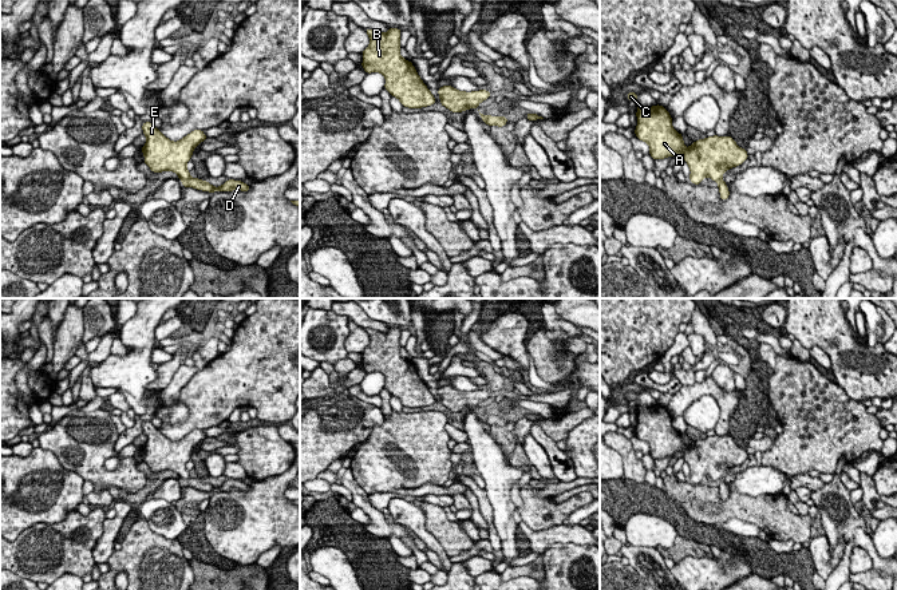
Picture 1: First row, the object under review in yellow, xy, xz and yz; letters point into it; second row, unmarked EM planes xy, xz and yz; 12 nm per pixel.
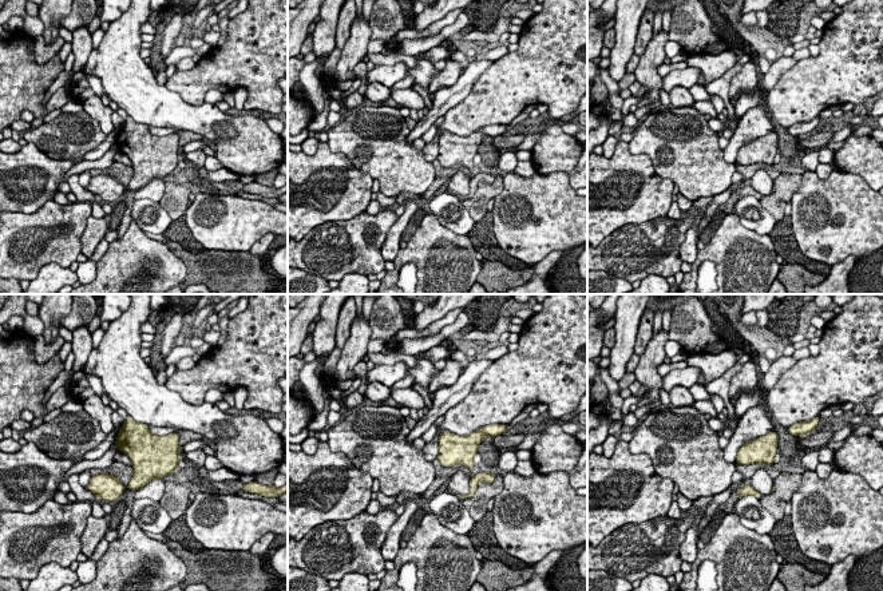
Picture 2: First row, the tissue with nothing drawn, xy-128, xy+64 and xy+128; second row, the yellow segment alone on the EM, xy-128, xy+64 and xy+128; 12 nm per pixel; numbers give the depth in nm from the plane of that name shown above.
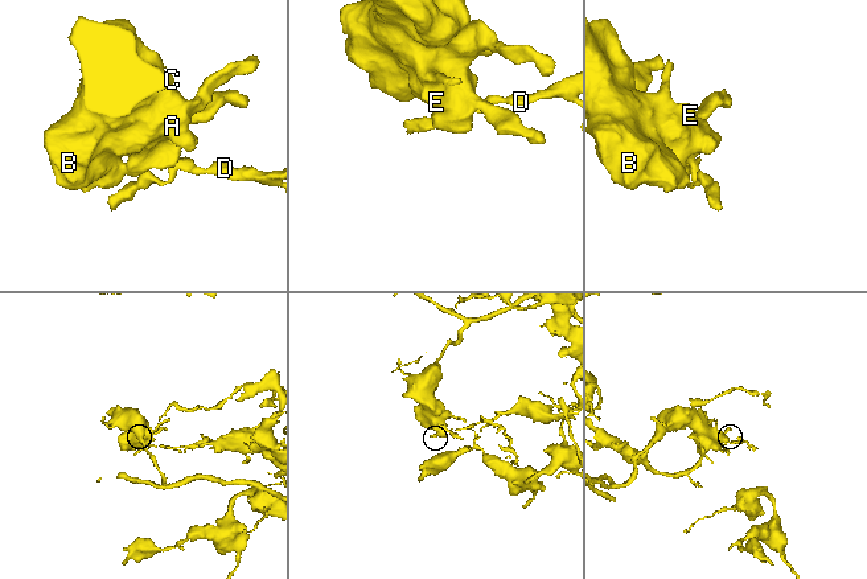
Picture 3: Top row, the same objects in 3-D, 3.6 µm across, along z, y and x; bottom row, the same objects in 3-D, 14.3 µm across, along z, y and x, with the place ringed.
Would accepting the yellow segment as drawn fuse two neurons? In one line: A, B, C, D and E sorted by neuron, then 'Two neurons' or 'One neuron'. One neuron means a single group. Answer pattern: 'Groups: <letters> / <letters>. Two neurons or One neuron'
Groups: A B C E / D. Two neurons

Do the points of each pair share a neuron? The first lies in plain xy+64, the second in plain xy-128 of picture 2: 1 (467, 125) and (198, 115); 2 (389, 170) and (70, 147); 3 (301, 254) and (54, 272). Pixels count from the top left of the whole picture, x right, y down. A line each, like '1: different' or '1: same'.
1: different
2: same
3: different

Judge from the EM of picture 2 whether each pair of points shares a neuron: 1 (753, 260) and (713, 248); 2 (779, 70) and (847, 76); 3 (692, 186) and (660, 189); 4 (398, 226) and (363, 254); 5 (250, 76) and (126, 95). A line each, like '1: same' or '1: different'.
1: same
2: different
3: different
4: different
5: different

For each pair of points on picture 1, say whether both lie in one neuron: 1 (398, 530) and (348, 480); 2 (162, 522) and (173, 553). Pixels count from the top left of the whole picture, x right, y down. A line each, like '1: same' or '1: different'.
1: same
2: different

